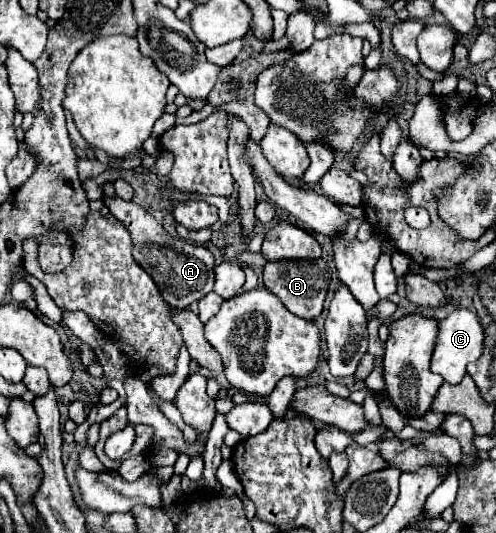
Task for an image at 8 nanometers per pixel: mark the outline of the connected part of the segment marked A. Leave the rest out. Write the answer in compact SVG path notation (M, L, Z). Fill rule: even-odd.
M111 196L105 198L105 206L109 208L111 216L115 216L119 222L123 222L123 226L127 226L133 240L133 260L139 262L139 266L143 266L143 270L153 278L163 300L173 310L185 310L191 302L197 302L213 290L215 258L205 246L173 238L145 208L135 202Z

